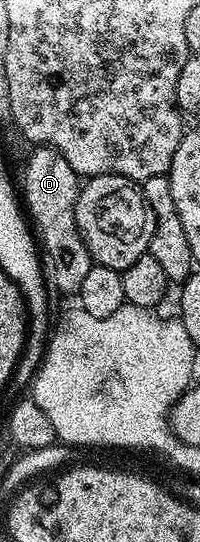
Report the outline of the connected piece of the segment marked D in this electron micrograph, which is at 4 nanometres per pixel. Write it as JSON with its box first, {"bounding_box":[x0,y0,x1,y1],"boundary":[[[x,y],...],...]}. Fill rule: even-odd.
{"bounding_box":[23,146,94,294],"boundary":[[[37,146],[32,151],[25,164],[23,207],[41,253],[41,269],[45,282],[54,293],[77,294],[83,286],[83,277],[87,275],[87,270],[91,270],[94,265],[75,222],[79,177],[75,170],[71,170],[67,158],[63,158],[63,154],[59,154],[54,148]]]}

